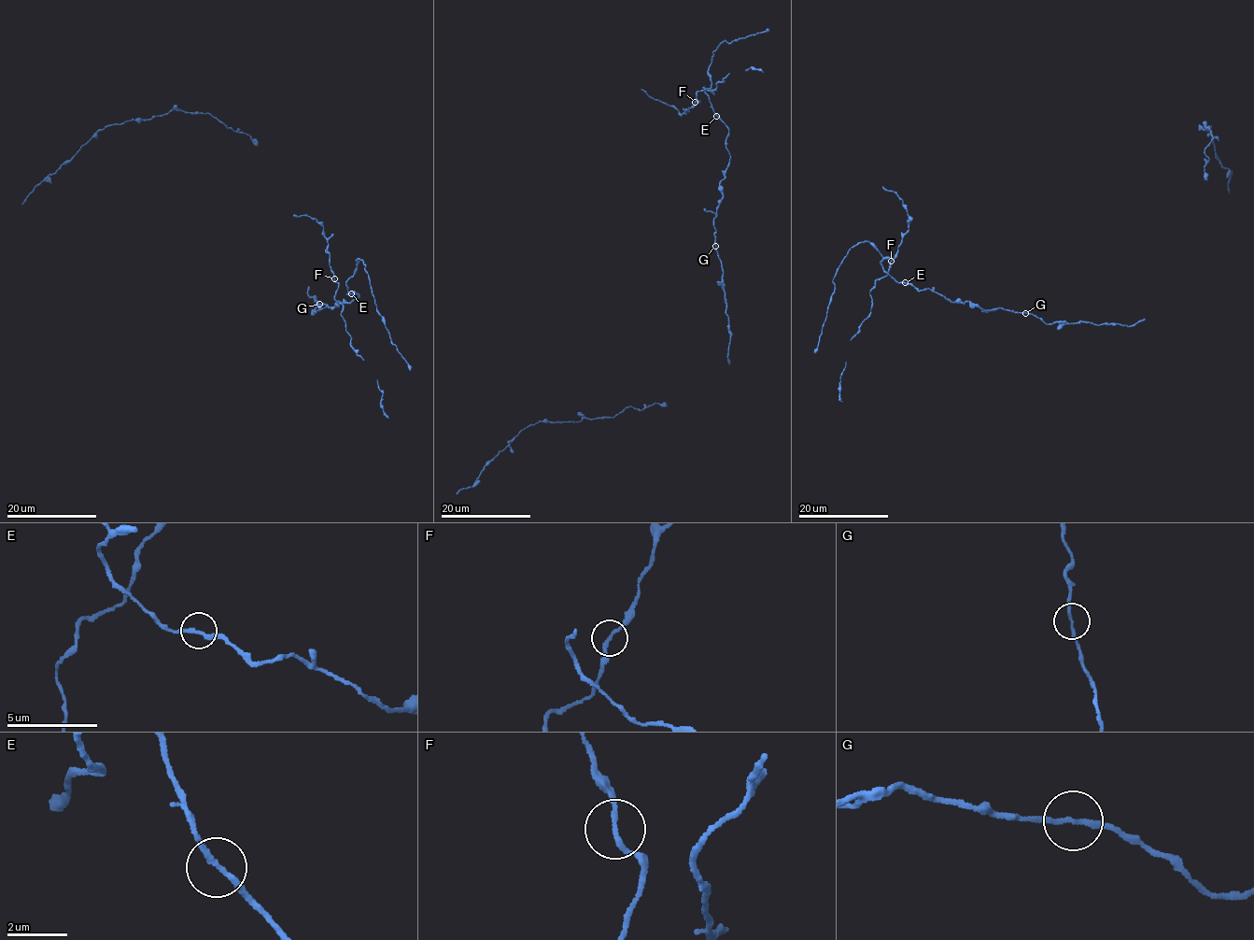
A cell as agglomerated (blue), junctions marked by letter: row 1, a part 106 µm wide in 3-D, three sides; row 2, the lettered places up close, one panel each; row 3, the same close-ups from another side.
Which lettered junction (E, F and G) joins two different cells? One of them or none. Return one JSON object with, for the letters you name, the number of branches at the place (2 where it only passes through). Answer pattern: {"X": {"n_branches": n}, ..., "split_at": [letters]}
{"split_at": []}

